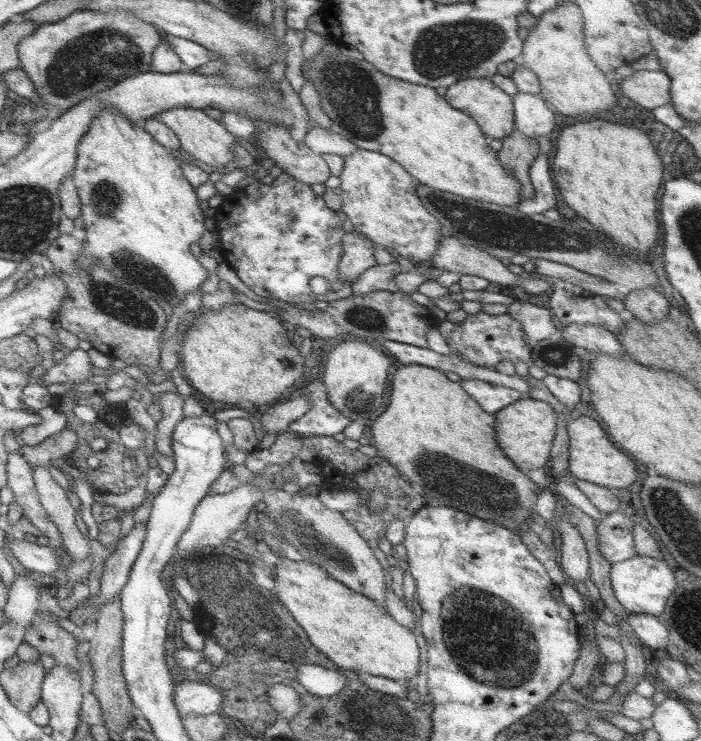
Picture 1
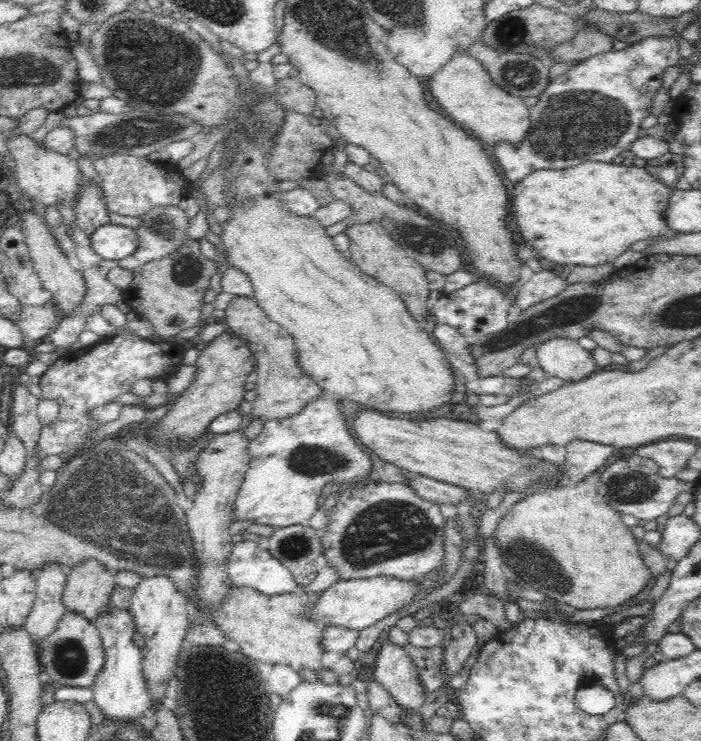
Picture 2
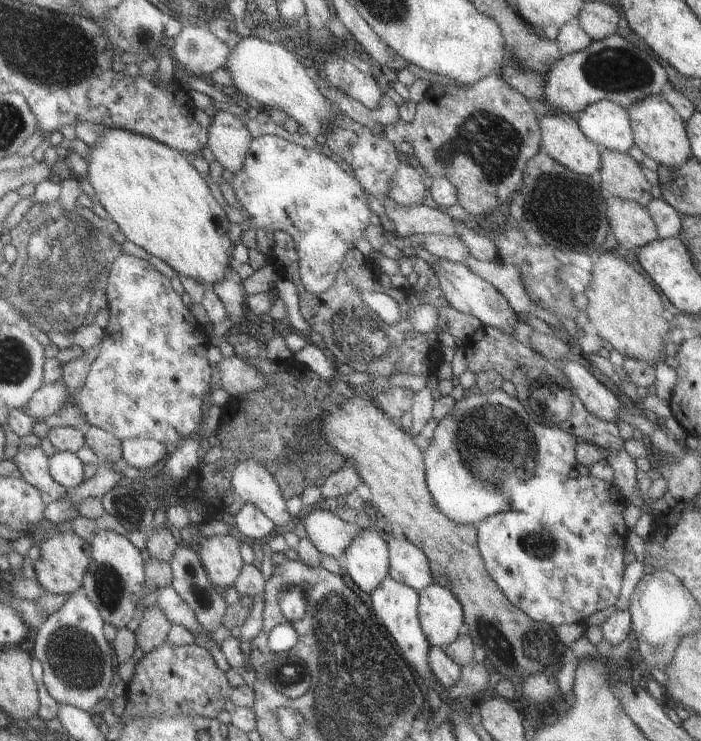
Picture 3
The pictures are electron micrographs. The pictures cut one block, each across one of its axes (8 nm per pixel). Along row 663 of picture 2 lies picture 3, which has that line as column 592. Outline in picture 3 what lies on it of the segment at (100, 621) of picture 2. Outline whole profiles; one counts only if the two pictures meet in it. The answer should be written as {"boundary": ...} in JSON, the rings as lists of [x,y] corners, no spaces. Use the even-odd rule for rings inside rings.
{"boundary":[[[599,100],[578,111],[579,130],[596,147],[627,153],[633,145],[626,107]]]}

